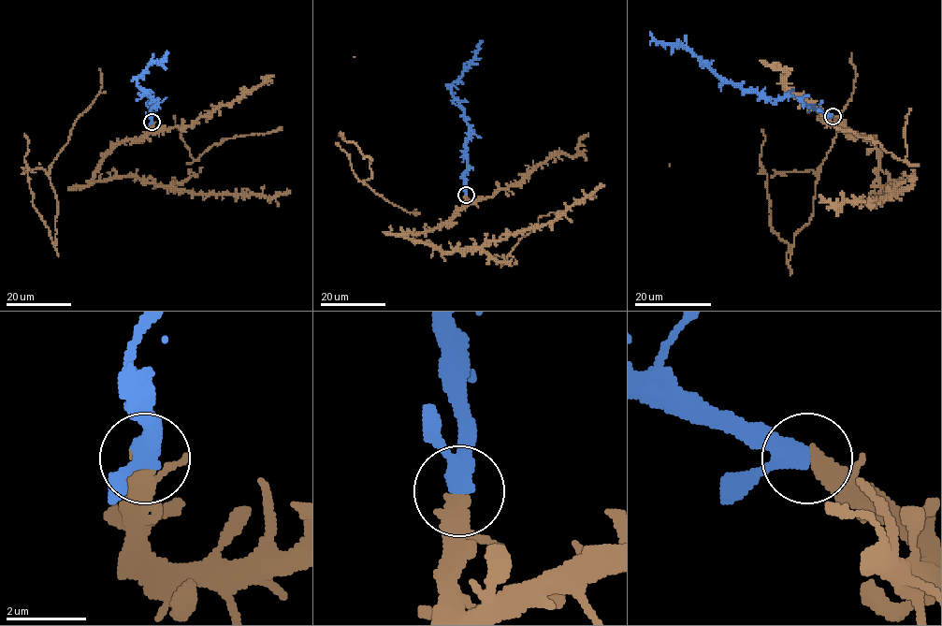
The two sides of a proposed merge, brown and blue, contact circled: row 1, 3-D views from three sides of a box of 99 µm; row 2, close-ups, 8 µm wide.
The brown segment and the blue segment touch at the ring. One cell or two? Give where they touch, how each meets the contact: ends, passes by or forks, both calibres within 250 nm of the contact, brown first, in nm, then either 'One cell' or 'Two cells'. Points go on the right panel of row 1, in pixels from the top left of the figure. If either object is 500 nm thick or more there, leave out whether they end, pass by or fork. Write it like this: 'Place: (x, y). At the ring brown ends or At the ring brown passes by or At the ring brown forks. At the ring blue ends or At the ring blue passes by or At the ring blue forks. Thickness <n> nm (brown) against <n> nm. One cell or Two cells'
Place: (833, 116). At the ring brown ends. At the ring blue passes by. Thickness 480 nm (brown) against 380 nm. One cell

